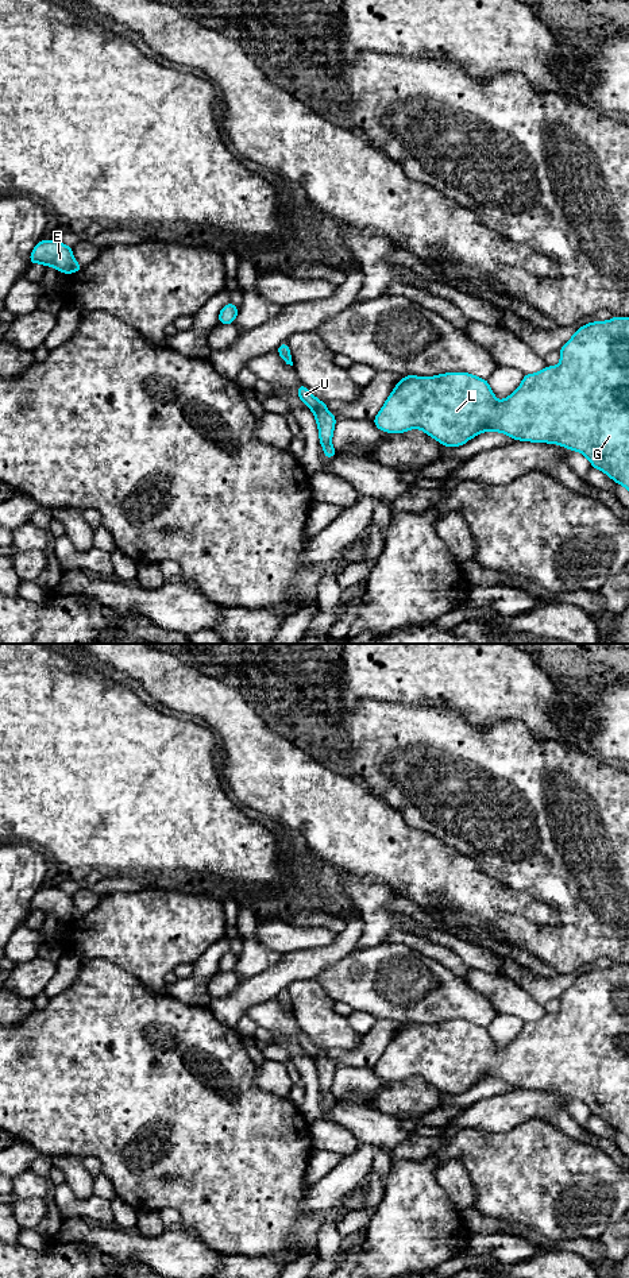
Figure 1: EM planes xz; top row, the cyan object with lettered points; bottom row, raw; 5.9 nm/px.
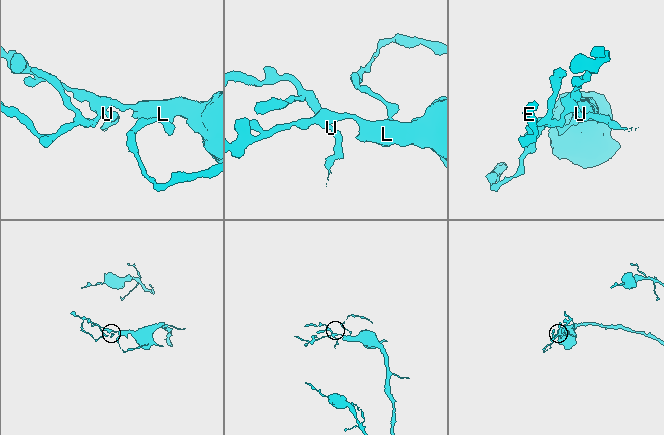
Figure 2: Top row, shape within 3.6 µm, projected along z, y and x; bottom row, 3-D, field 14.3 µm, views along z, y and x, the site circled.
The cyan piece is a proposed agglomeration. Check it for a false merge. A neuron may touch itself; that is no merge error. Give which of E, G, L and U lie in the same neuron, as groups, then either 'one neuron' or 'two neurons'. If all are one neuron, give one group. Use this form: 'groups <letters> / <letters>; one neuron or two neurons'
groups E G L U; one neuron

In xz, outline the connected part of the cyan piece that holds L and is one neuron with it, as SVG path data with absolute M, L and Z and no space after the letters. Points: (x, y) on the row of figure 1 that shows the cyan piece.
M616 316L607 321L594 321L580 327L559 350L560 363L545 366L536 374L526 374L518 389L498 401L487 379L467 372L447 372L436 377L404 377L374 417L378 429L404 433L421 429L445 447L460 447L487 430L501 432L513 440L549 443L582 452L591 467L603 471L616 483L629 490L629 317Z

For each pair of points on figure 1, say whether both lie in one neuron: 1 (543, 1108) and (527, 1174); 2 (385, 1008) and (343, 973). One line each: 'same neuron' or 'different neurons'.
1: different neurons
2: same neuron

